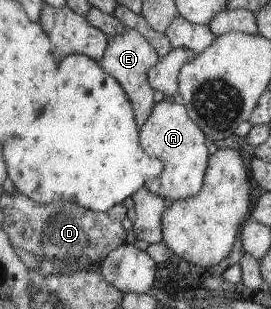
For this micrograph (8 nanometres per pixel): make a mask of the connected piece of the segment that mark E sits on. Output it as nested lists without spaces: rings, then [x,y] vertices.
[[[127,29],[123,34],[115,35],[111,38],[106,46],[106,52],[98,60],[99,66],[112,76],[126,92],[130,100],[137,126],[141,129],[146,123],[147,118],[150,117],[151,109],[154,108],[155,100],[153,94],[155,90],[150,85],[147,78],[147,73],[152,66],[159,62],[160,56],[153,50],[153,47],[141,36],[137,30]]]

